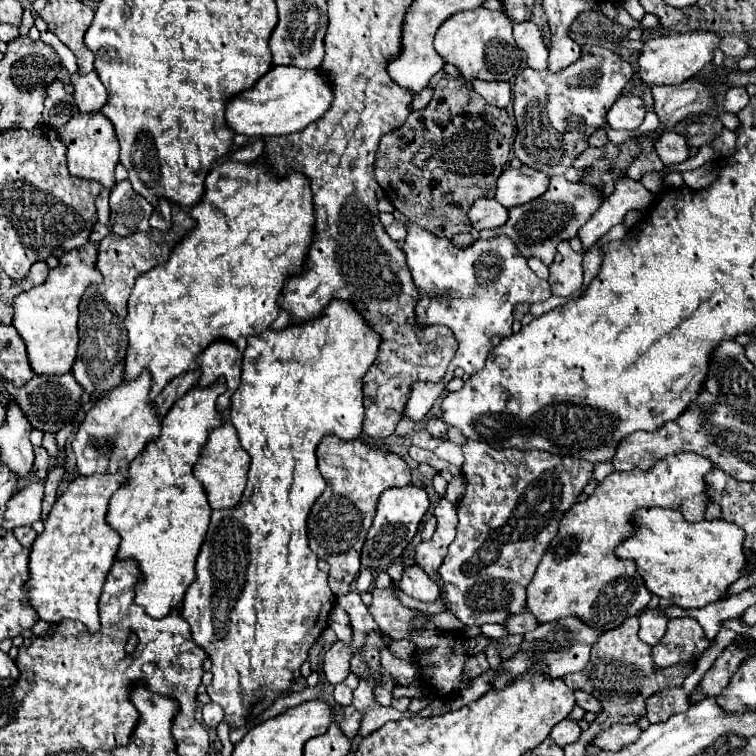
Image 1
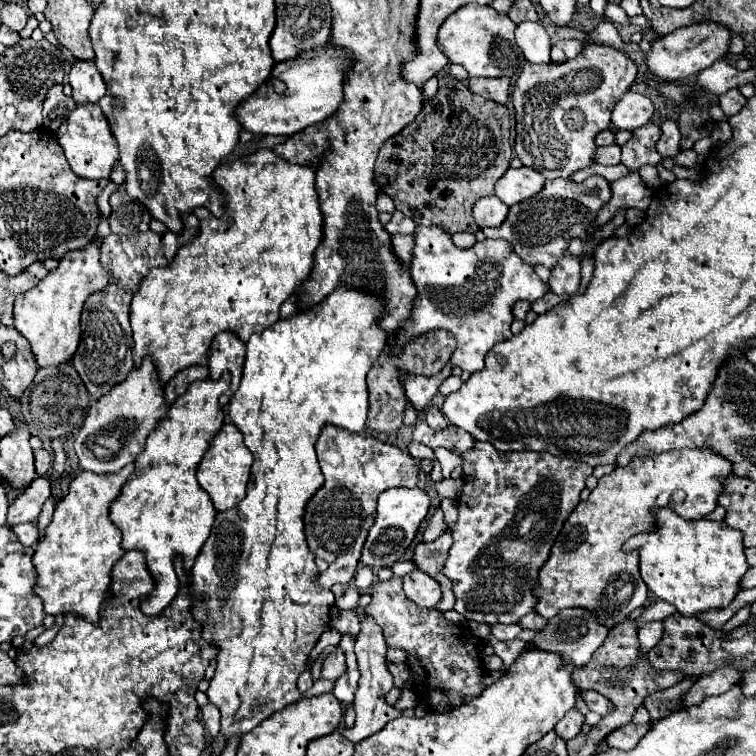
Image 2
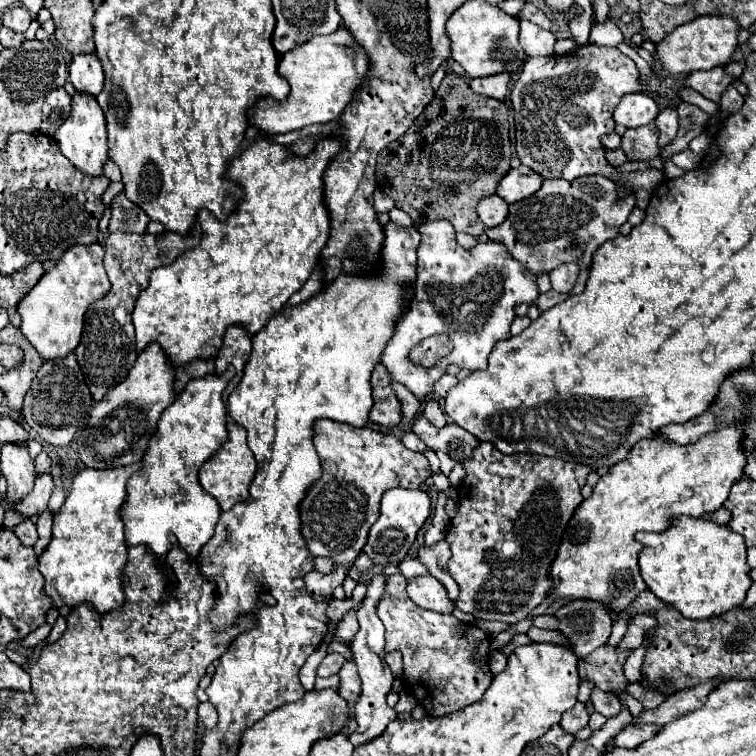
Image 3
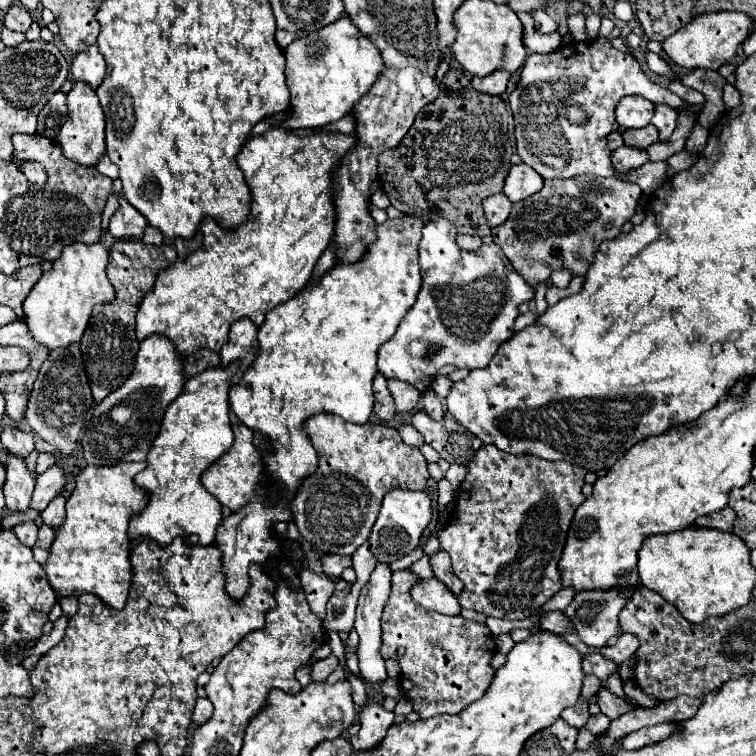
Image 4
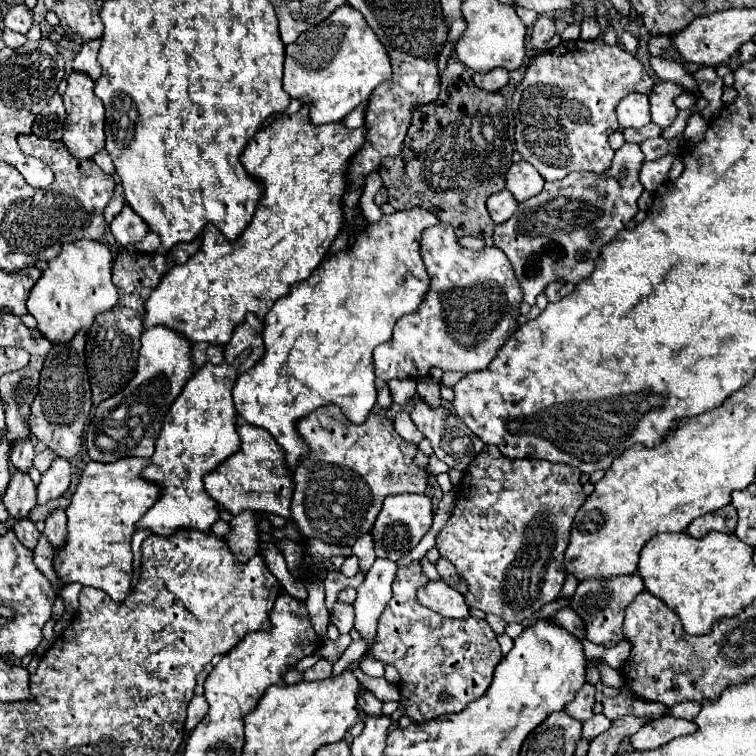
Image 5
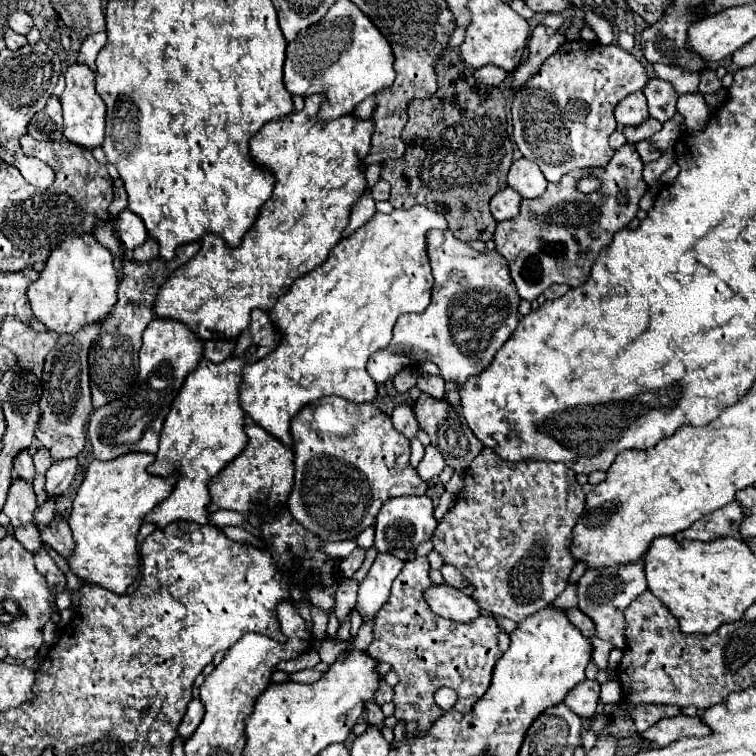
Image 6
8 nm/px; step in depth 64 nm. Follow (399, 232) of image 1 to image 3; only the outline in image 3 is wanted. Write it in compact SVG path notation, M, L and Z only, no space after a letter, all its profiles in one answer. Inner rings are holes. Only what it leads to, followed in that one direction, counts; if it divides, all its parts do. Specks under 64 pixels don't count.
M394 208L394 210L390 212L390 222L396 224L396 226L414 226L412 218L410 218L406 212L398 210L398 208Z

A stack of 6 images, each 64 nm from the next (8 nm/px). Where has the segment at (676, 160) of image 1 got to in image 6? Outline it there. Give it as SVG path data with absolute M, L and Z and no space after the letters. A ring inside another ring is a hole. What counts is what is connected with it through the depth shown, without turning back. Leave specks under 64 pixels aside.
M652 78L644 88L644 96L648 98L650 116L656 118L658 122L664 124L666 120L670 120L676 114L678 94L672 88L672 84L668 84L666 80Z

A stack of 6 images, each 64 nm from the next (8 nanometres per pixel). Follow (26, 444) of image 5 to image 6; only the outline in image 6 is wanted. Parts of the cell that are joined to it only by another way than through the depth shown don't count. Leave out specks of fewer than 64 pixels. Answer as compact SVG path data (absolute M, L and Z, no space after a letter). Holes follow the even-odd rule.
M28 450L20 452L20 456L16 456L14 460L14 470L20 478L24 480L34 480L34 464L32 464L32 456Z

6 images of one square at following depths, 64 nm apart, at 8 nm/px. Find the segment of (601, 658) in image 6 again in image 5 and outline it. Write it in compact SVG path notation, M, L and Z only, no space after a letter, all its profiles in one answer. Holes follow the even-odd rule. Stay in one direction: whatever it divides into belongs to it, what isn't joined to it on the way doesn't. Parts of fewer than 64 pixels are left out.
M599 659L598 669L601 675L601 681L604 685L610 687L621 687L625 684L622 673L619 670L613 670L604 660Z

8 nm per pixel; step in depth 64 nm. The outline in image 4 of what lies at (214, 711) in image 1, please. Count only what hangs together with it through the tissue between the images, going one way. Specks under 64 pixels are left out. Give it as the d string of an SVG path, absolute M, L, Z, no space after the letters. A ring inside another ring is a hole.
M198 698L196 706L194 706L194 714L192 714L192 722L194 724L206 724L206 720L212 716L212 702L208 698Z

